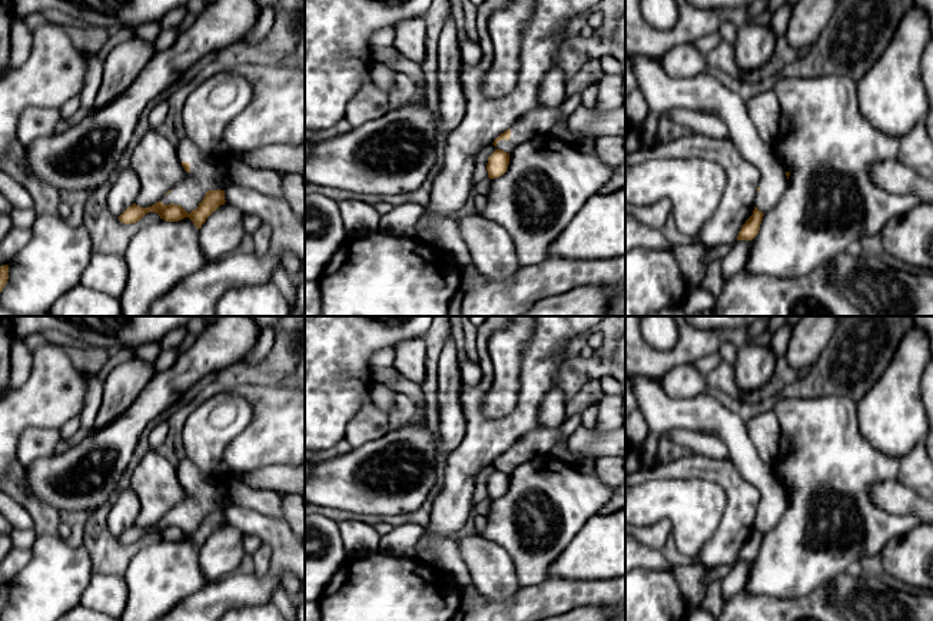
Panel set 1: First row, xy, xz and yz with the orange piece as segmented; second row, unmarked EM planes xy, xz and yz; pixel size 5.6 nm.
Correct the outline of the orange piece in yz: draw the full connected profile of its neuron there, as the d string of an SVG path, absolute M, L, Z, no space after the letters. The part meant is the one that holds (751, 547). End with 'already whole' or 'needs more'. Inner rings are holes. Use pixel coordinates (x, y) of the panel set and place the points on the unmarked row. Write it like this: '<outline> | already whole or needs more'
M754 527L753 535L743 545L737 561L753 561L760 551L763 537L764 534Z | already whole

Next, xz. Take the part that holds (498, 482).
M495 469L495 472L488 478L487 491L488 498L495 499L502 497L509 485L509 474Z | already whole

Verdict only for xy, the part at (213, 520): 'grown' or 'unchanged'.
unchanged

